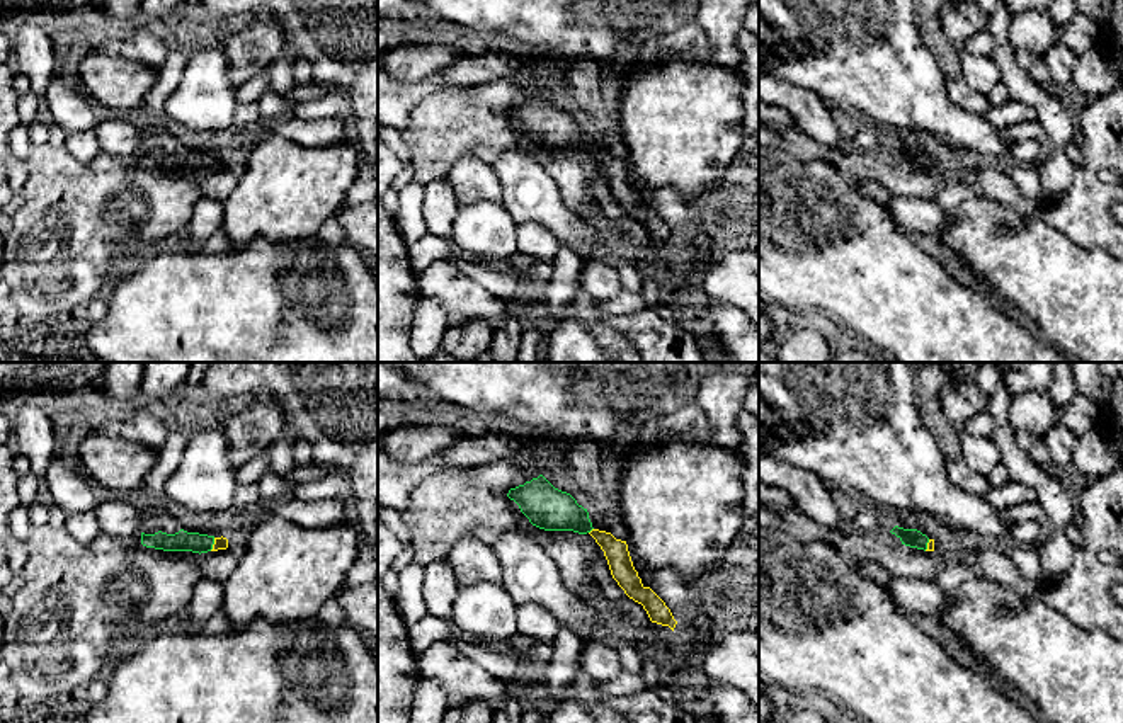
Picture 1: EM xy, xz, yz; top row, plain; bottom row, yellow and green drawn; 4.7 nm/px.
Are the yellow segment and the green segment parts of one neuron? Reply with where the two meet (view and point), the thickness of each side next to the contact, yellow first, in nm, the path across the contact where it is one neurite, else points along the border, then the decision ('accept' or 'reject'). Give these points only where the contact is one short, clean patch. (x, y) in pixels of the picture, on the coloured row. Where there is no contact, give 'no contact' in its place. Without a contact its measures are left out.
xy (213, 545) | 60/100 nm | across xy (220, 543), (213, 545), (181, 541) | accept

